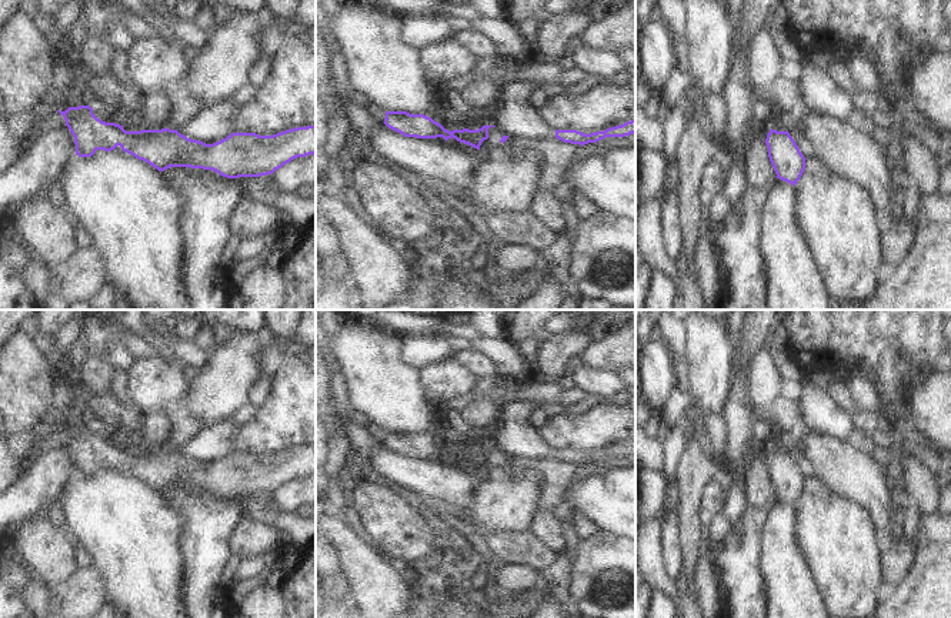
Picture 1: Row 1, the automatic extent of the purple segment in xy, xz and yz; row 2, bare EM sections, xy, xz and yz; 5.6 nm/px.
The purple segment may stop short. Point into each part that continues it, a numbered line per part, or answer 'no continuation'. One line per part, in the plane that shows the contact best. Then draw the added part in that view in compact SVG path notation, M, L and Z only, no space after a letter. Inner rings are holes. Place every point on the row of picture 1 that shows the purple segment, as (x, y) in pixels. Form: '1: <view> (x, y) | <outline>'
no continuation

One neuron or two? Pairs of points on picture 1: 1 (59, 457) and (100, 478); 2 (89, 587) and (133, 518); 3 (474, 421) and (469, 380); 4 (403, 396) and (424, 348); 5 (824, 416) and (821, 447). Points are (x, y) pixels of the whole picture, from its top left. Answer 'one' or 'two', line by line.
1: two
2: two
3: two
4: two
5: two

